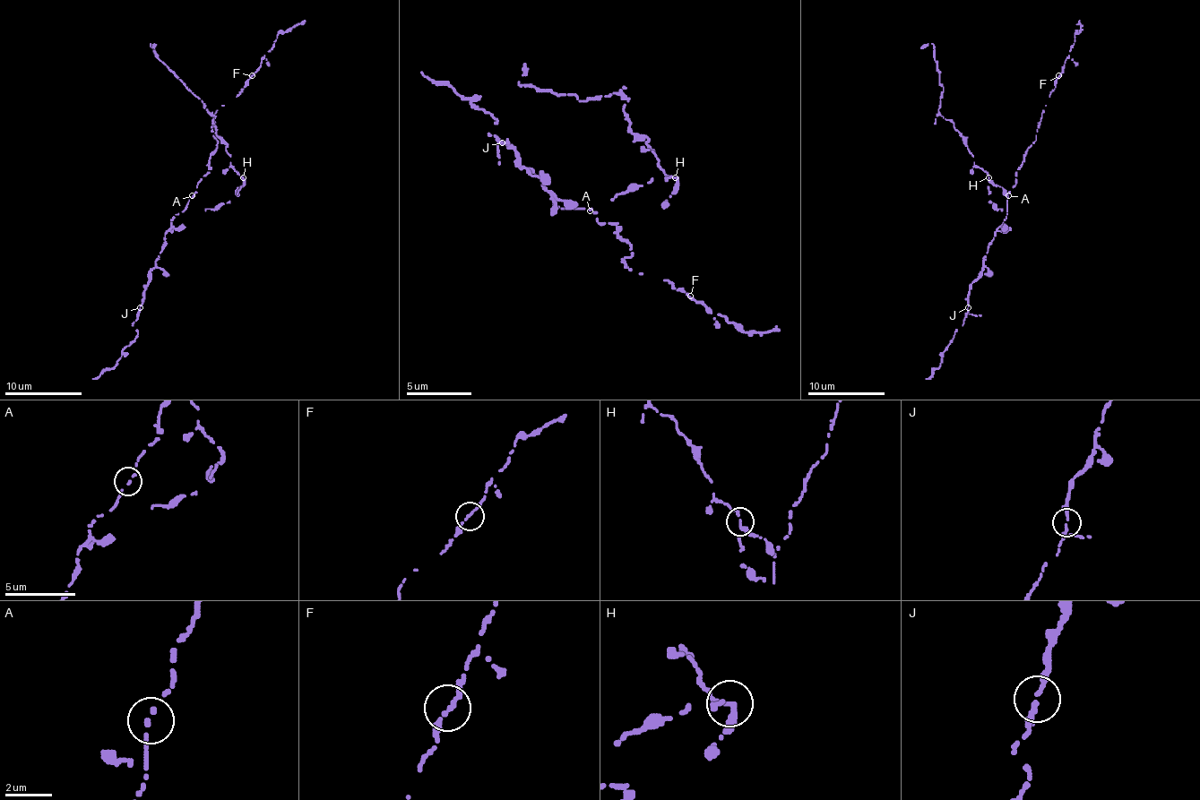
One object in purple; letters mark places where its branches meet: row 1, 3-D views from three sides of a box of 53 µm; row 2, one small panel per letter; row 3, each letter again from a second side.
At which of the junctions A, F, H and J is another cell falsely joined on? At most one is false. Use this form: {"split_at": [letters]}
{"split_at": ["H"]}

